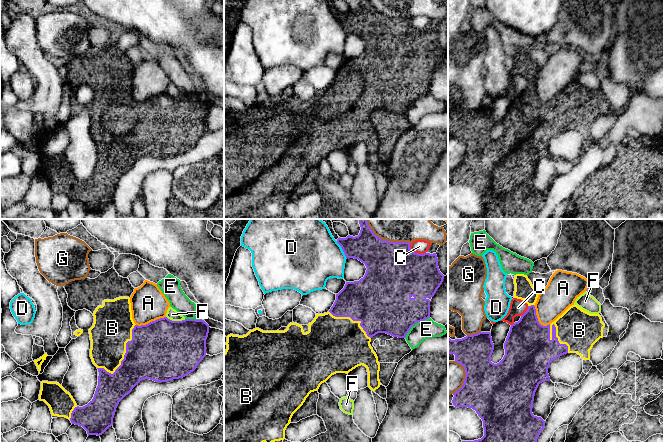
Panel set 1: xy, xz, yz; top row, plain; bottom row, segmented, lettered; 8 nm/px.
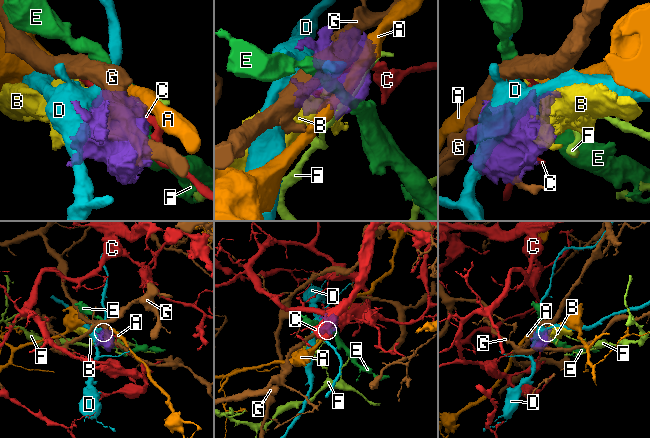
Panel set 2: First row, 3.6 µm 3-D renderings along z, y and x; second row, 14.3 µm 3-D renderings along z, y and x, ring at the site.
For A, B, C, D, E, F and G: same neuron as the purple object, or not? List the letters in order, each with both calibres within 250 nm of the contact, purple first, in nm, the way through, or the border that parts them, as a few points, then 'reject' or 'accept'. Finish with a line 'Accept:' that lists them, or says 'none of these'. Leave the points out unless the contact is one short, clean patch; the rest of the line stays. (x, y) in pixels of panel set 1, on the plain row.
A: calibres 500 and 280 nm; border xy (165, 92), (145, 100), (136, 101); reject
B: calibres 420 and 320 nm; accept
C: calibres 460 and 110 nm; reject
D: calibres 240 and 440 nm; reject
E: calibres 400 and 150 nm; reject
F: calibres 480 and 90 nm; reject
G: calibres 440 and 140 nm; reject
Accept: B

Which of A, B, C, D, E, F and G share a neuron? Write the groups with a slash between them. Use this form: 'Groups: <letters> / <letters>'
Groups: A / B / C / D / E / F / G

